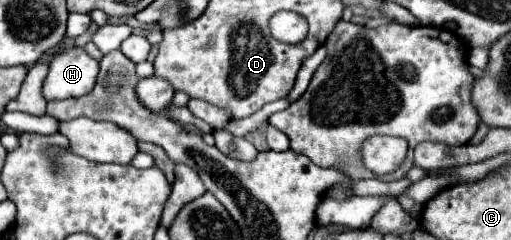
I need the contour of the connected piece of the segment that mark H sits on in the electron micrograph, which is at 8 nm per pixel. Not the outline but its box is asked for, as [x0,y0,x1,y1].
[42,47,98,101]

